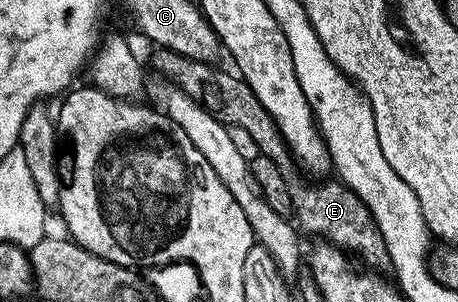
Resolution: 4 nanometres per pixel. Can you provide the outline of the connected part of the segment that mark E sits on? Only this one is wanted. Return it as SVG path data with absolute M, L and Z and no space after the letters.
M160 49L155 53L157 55L152 59L152 67L160 77L174 84L178 89L182 89L186 97L190 97L202 109L206 109L206 113L213 115L225 127L246 129L246 133L254 137L257 152L270 157L270 161L278 165L290 189L295 222L301 228L304 226L310 234L320 235L316 237L343 249L349 256L355 257L365 268L373 272L384 273L391 268L390 253L386 253L386 241L382 241L382 233L370 209L366 209L364 202L342 182L324 183L328 181L309 181L305 178L296 160L292 158L292 151L286 145L278 125L274 125L270 113L262 109L262 101L254 97L254 89L250 89L250 85L246 85L246 81L241 79L239 74L231 70L223 71L212 63L187 59L173 51Z

